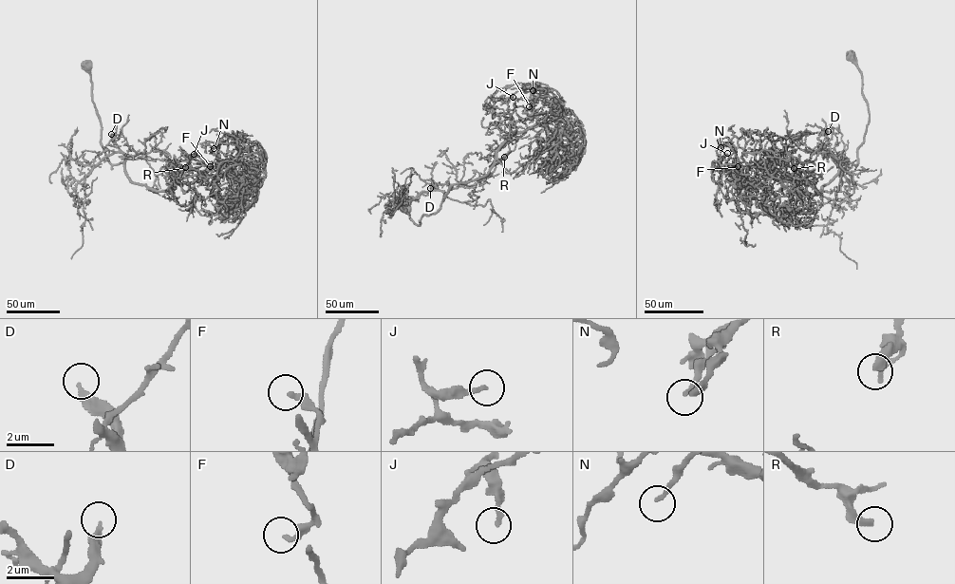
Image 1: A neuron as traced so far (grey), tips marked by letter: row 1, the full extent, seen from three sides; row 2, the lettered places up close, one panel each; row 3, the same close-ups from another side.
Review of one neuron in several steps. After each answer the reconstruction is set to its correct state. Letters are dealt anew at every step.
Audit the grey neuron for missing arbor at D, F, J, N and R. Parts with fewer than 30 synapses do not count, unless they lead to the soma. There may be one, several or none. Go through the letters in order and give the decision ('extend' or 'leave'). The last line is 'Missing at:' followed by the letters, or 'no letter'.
D: extend
F: leave
J: leave
N: leave
R: extend
Missing at: D, R

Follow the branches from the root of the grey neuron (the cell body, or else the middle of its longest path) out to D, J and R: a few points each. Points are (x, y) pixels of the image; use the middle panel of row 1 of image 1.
D: (406, 208), (409, 217), (418, 225), (423, 215), (435, 213), (440, 207), (443, 193), (430, 188)
J: (406, 208), (420, 225), (453, 185), (485, 176), (509, 138), (561, 110), (559, 95), (543, 84), (513, 97)
R: (406, 208), (420, 225), (423, 215), (440, 207), (453, 185), (485, 176), (507, 132), (512, 138), (504, 157)

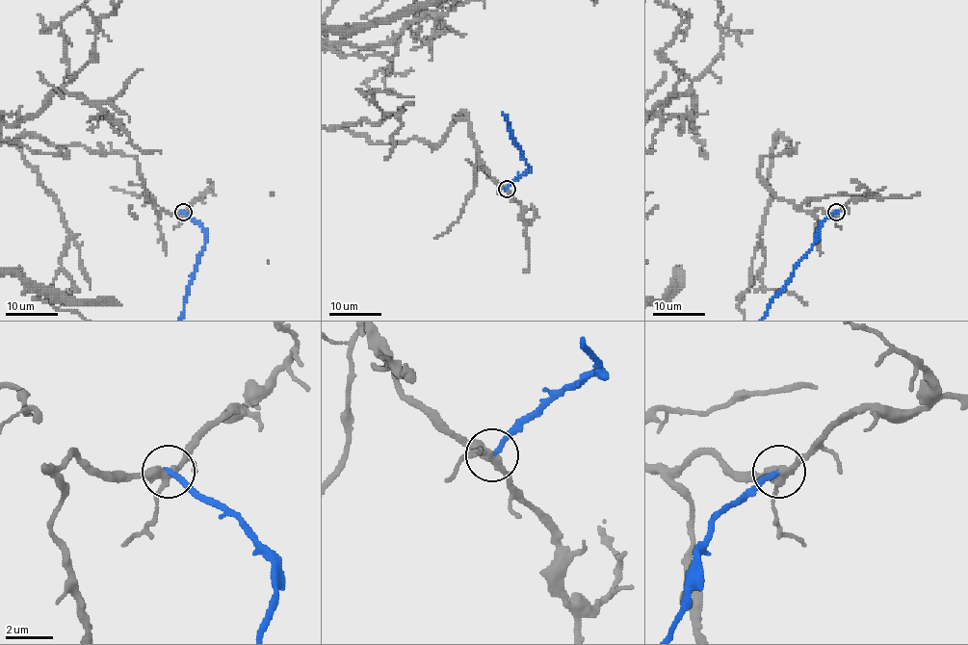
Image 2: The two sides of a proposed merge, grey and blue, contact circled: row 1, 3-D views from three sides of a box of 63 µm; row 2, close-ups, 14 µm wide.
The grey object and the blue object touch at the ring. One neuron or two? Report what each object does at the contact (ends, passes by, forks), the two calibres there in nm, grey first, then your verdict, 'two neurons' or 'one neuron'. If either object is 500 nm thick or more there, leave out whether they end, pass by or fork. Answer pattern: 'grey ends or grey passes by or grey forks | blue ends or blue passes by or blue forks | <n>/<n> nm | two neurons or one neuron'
grey forks | blue ends | 320/260 nm | two neurons

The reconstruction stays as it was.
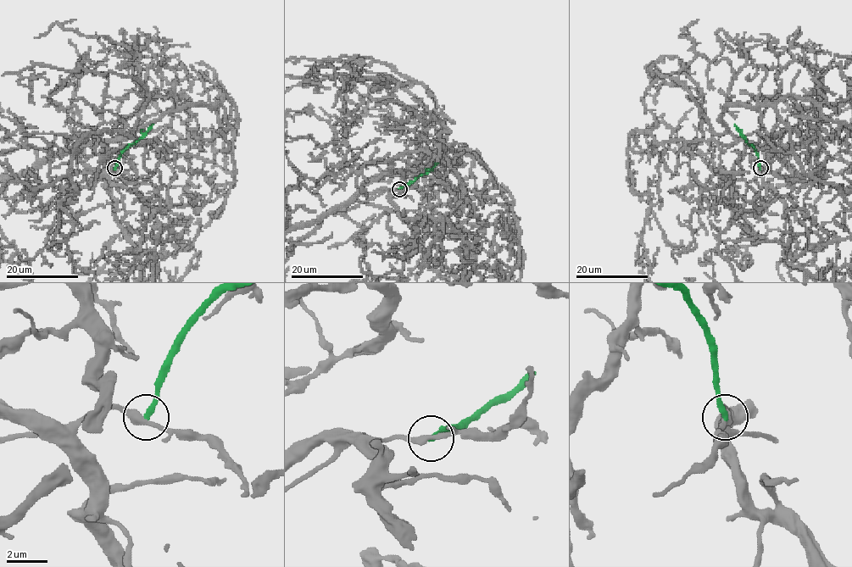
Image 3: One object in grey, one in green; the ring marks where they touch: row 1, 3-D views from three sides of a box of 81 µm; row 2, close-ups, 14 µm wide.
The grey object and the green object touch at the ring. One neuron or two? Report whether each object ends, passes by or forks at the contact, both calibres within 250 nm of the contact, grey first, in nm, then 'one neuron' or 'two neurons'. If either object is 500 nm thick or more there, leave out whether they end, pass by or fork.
grey passes by; green ends there; 320 nm thick on the grey side, 280 nm on the other; two neurons

